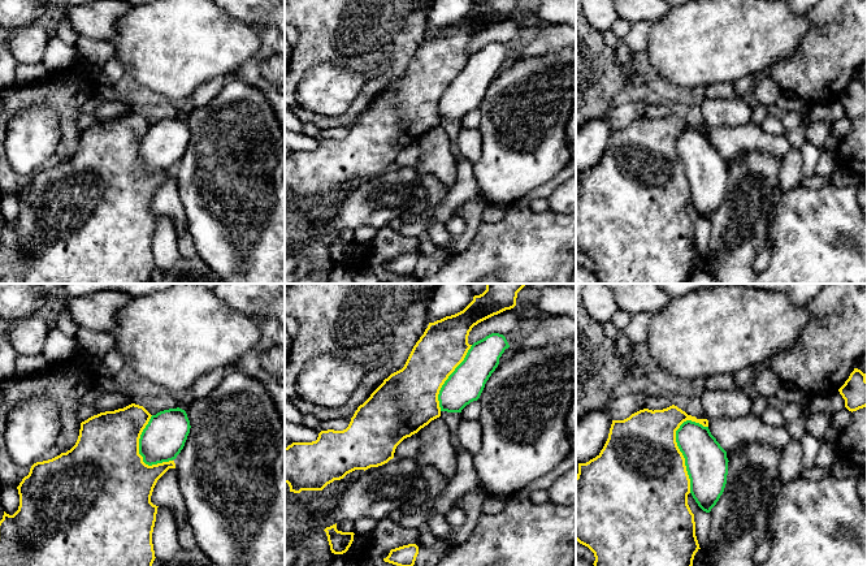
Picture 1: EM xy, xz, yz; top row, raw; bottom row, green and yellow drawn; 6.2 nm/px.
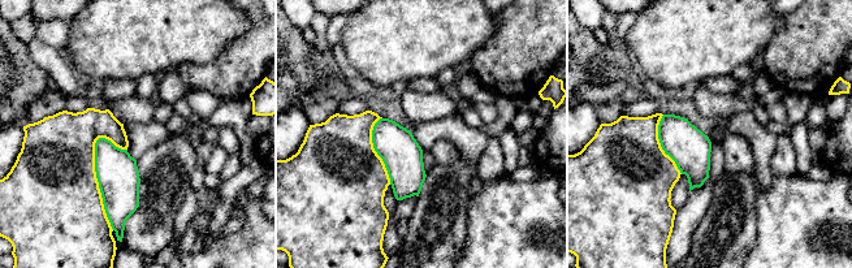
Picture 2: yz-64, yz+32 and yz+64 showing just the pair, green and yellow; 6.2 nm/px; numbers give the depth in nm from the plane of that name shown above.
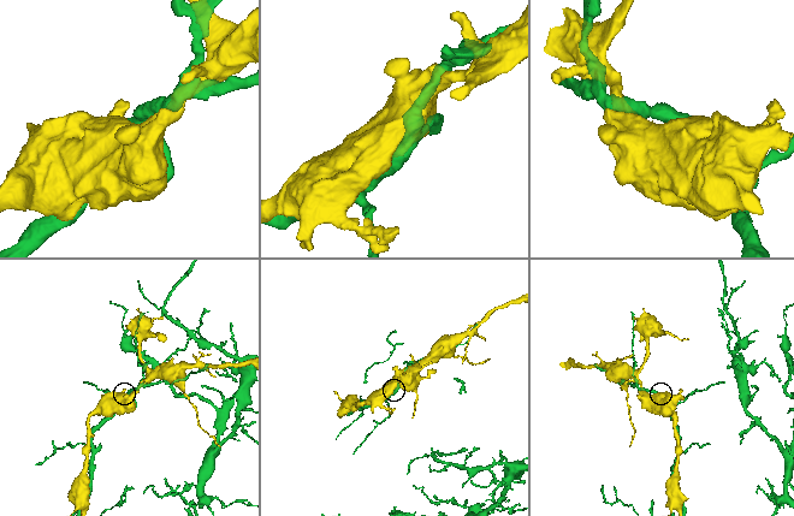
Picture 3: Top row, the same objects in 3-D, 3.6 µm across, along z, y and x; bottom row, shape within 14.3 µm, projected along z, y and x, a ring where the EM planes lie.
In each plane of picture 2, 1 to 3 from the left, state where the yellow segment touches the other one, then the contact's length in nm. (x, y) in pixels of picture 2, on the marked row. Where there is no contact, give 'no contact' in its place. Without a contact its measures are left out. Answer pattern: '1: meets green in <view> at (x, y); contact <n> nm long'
1: meets green in yz-64 at (99, 184); contact 600 nm long
2: meets green in yz+32 at (375, 150); contact 420 nm long
3: meets green in yz+64 at (661, 145); contact 380 nm long

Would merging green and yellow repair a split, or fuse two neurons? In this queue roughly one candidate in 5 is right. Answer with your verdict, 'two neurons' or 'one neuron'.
two neurons

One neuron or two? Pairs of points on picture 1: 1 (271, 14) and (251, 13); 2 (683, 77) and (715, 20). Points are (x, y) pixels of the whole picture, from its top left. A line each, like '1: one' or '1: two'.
1: one
2: one

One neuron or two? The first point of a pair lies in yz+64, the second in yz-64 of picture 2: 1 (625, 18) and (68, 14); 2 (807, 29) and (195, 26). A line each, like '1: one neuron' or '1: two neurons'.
1: two neurons
2: two neurons

